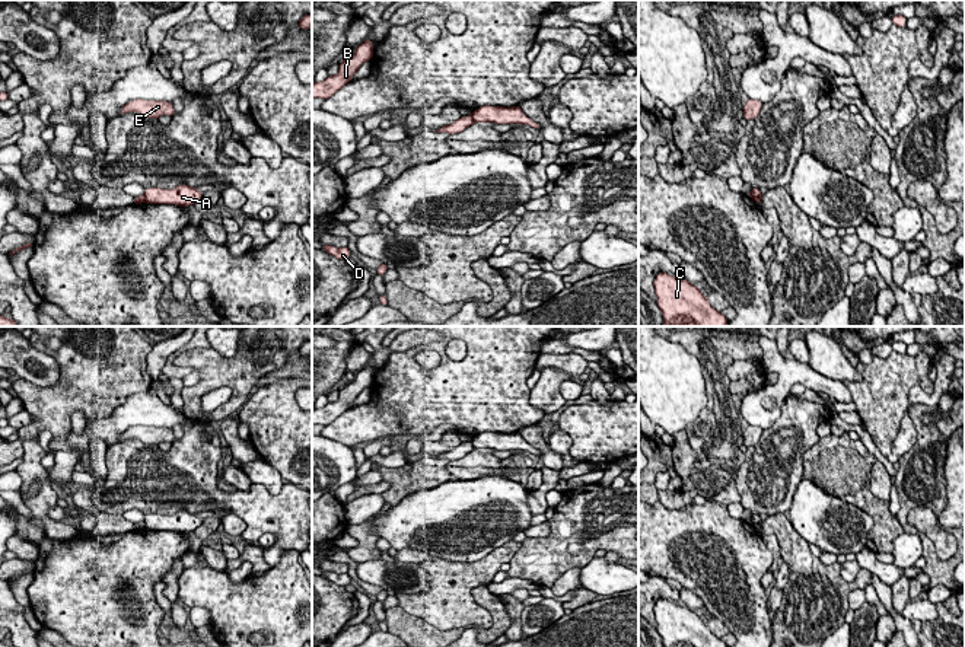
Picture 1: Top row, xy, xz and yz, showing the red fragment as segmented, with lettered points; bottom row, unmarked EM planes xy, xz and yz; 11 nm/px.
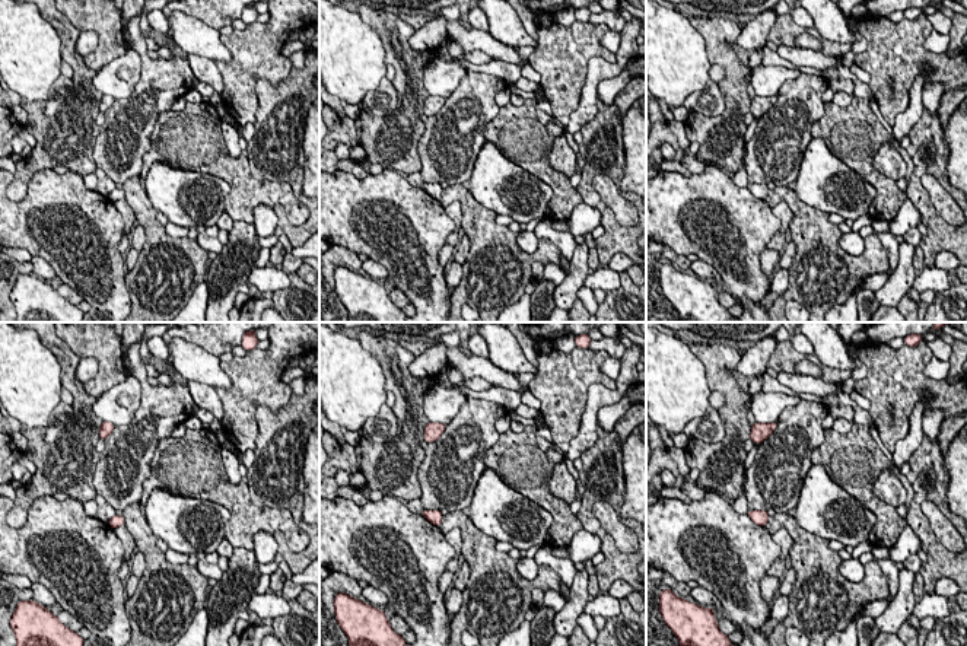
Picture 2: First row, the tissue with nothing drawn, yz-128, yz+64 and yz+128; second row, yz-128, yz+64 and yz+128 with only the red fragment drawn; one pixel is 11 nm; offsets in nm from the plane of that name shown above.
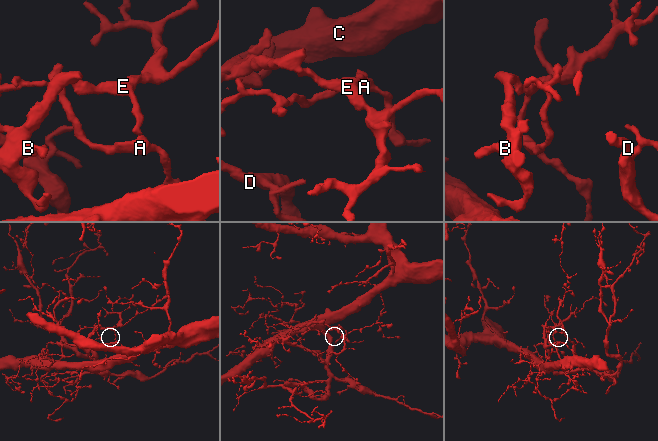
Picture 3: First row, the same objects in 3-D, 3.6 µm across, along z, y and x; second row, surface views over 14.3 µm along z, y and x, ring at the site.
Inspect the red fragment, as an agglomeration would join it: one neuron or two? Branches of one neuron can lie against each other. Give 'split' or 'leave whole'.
split

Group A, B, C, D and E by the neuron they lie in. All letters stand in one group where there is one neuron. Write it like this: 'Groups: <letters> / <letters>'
Groups: A B E / C D

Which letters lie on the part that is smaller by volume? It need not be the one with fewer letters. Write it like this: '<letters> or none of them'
A, B, E

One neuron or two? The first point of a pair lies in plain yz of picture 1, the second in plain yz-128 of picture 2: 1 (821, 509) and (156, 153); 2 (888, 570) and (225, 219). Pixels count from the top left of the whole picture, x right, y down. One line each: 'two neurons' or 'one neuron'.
1: two neurons
2: one neuron

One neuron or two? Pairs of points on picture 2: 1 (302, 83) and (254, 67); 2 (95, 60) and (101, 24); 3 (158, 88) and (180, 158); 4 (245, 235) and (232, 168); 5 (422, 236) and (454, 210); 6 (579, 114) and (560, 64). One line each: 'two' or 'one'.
1: two
2: one
3: two
4: two
5: two
6: two

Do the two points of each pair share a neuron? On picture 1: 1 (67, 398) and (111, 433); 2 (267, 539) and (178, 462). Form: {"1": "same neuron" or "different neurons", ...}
{"1": "different neurons", "2": "different neurons"}

